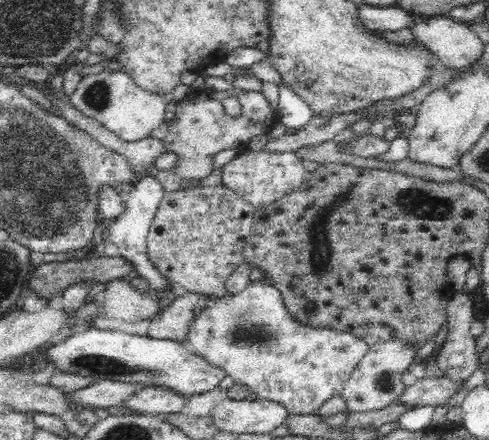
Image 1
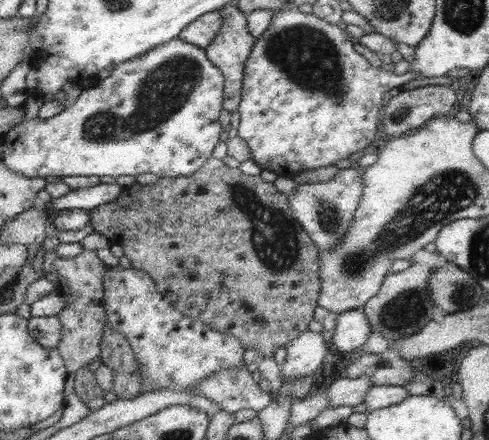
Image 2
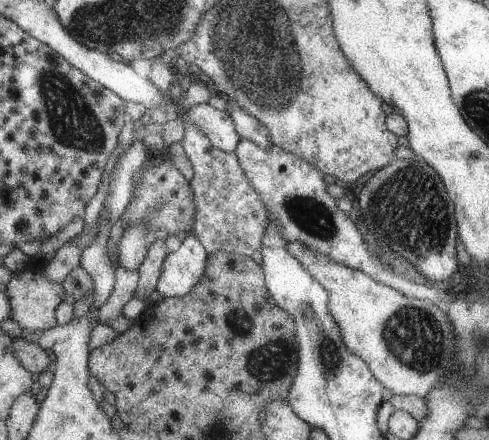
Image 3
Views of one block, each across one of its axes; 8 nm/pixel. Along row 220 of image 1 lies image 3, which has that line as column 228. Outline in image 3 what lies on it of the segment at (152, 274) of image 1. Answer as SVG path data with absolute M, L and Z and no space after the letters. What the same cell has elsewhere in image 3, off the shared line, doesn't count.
M209 104L191 106L183 121L195 124L210 141L210 146L225 153L234 153L240 137L233 128L233 122L226 110L216 110Z

